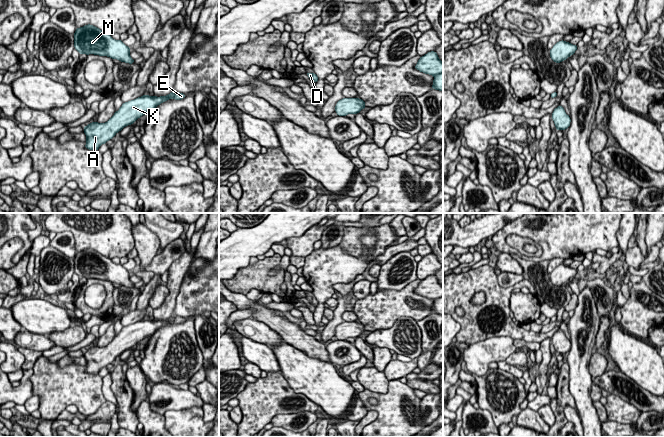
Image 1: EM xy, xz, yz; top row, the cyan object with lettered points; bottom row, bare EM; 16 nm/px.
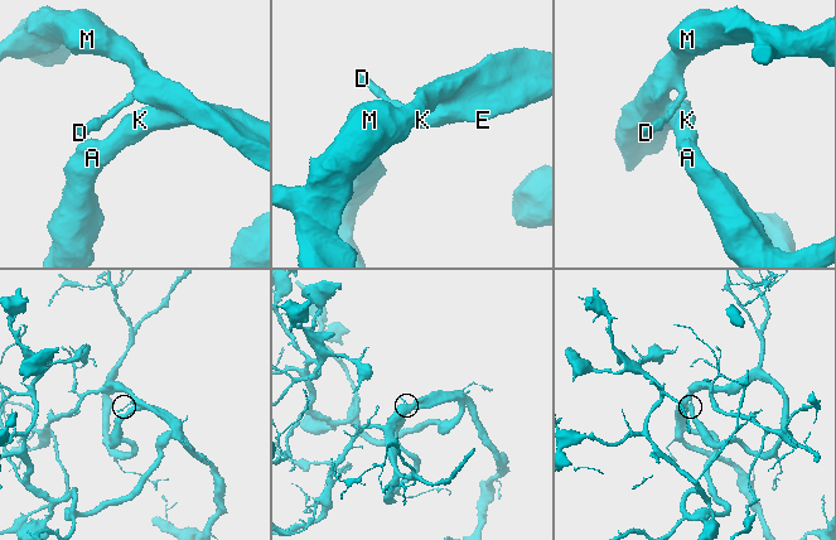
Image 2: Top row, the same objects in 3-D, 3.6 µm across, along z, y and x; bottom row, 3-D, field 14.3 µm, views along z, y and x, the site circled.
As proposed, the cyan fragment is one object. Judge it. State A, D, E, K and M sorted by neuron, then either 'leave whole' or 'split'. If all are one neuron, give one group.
A D E K M; leave whole

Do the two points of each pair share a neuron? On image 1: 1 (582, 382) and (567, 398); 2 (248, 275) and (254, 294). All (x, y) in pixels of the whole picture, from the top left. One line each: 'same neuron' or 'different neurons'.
1: different neurons
2: different neurons

